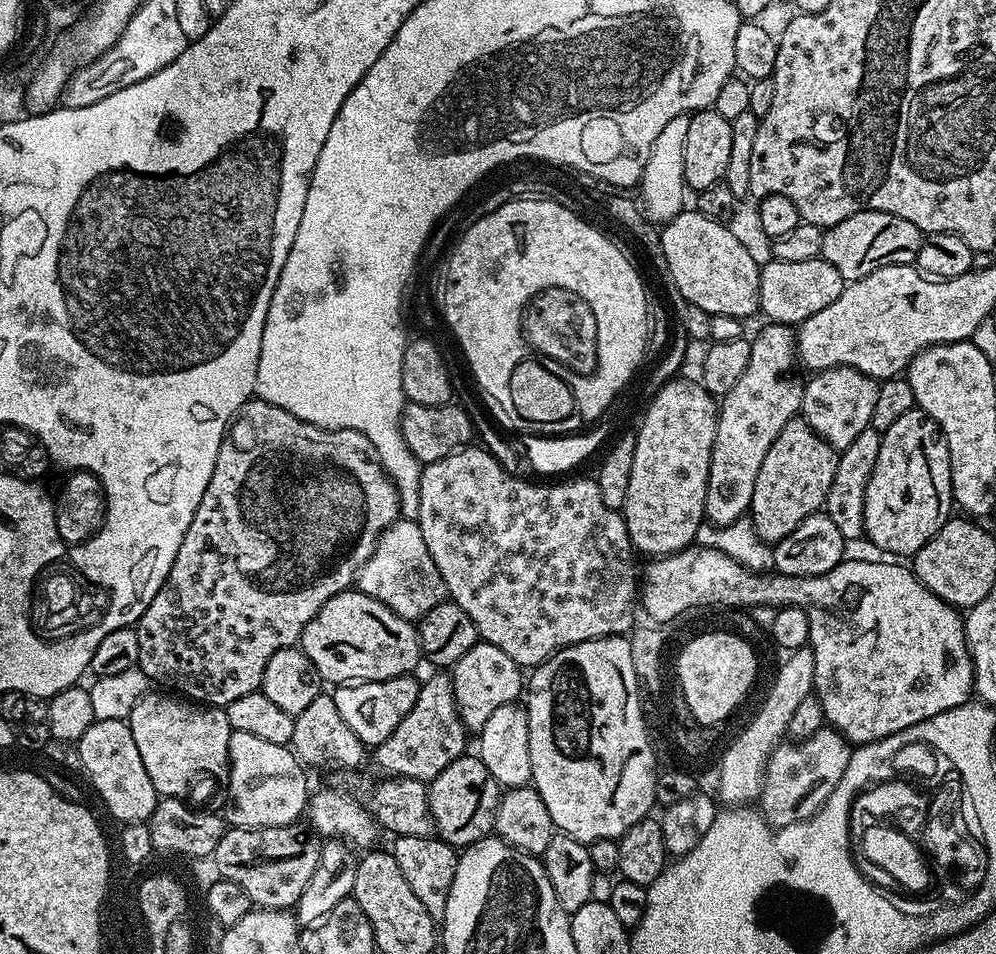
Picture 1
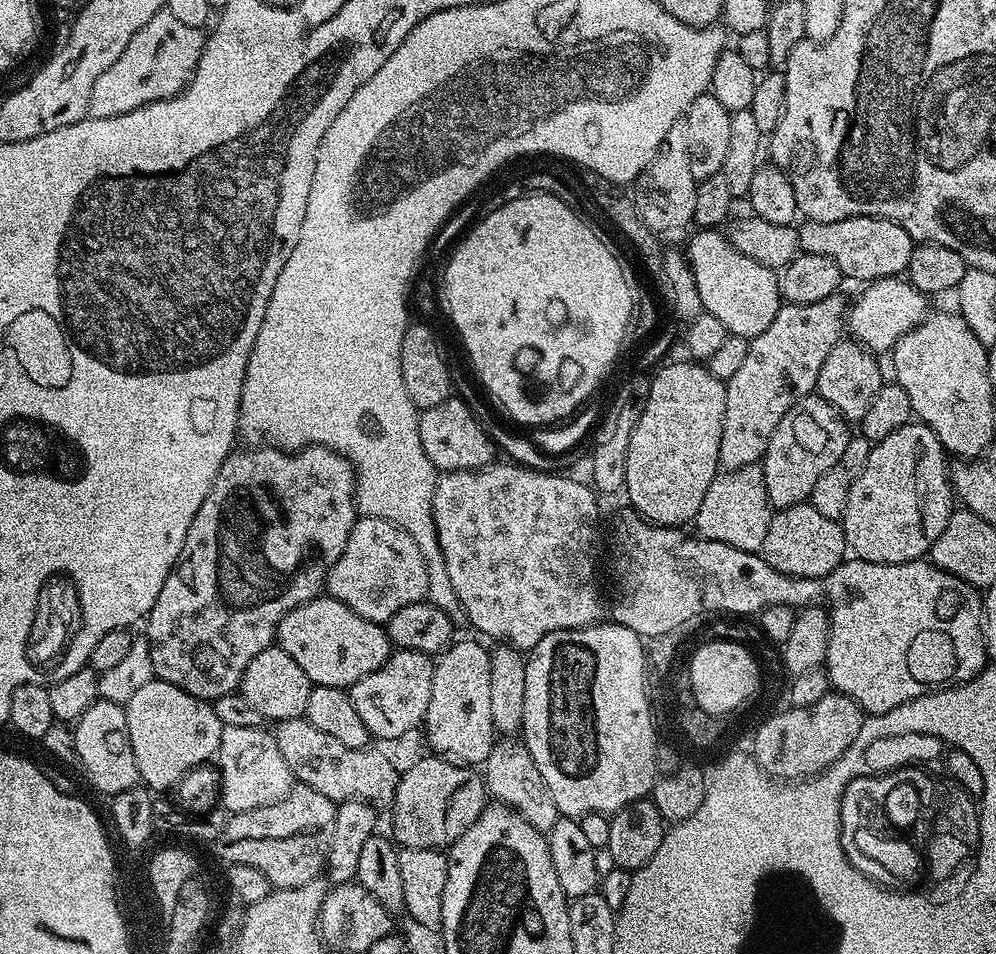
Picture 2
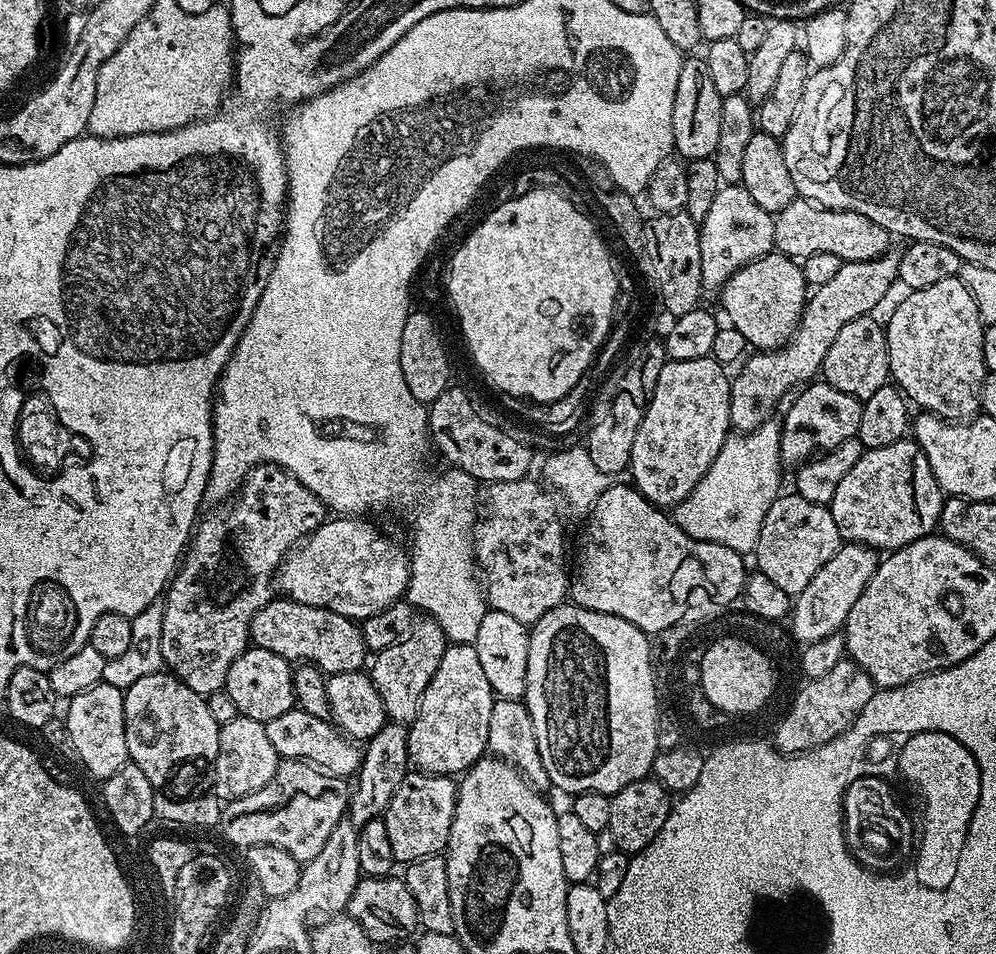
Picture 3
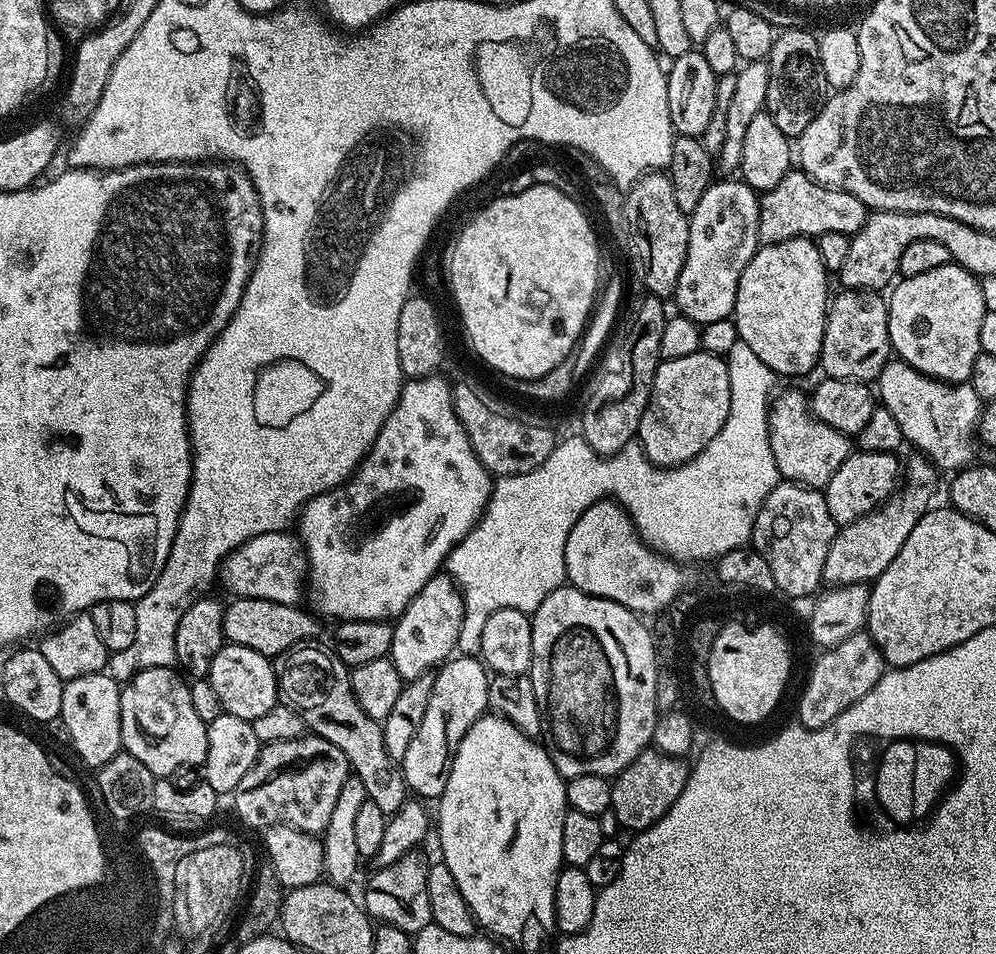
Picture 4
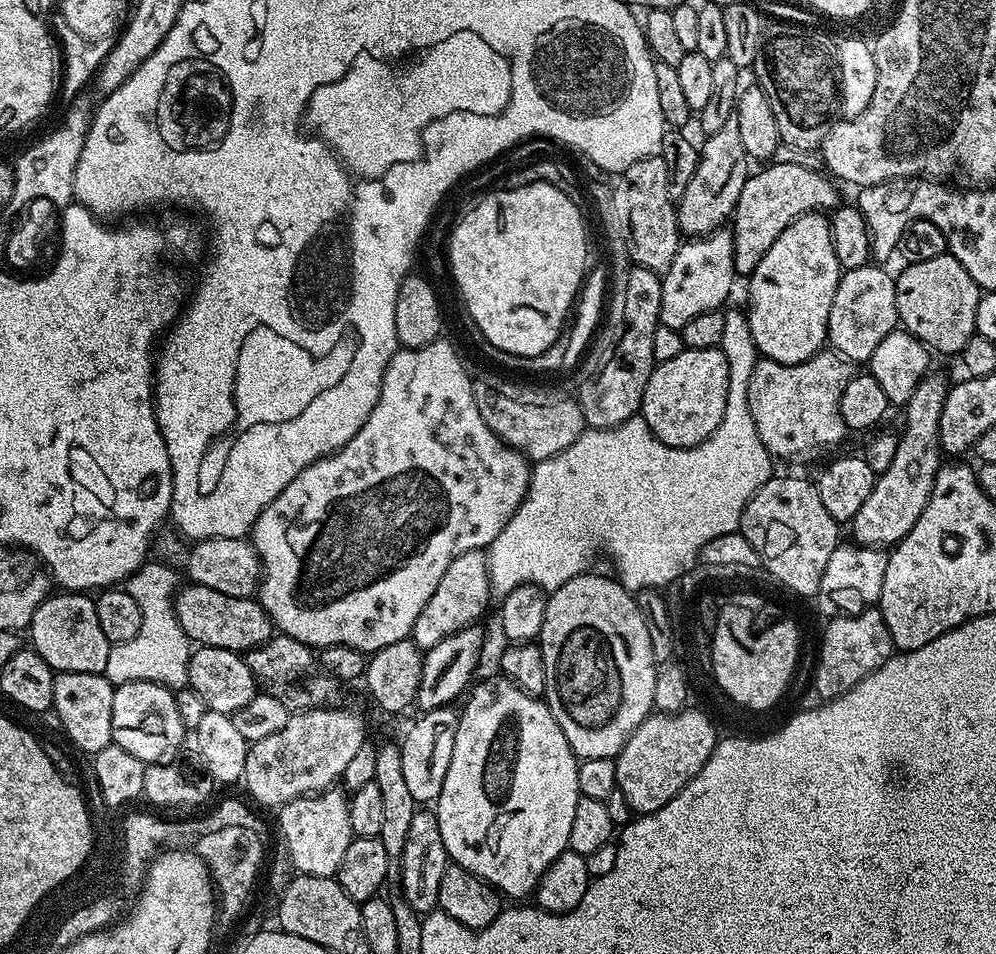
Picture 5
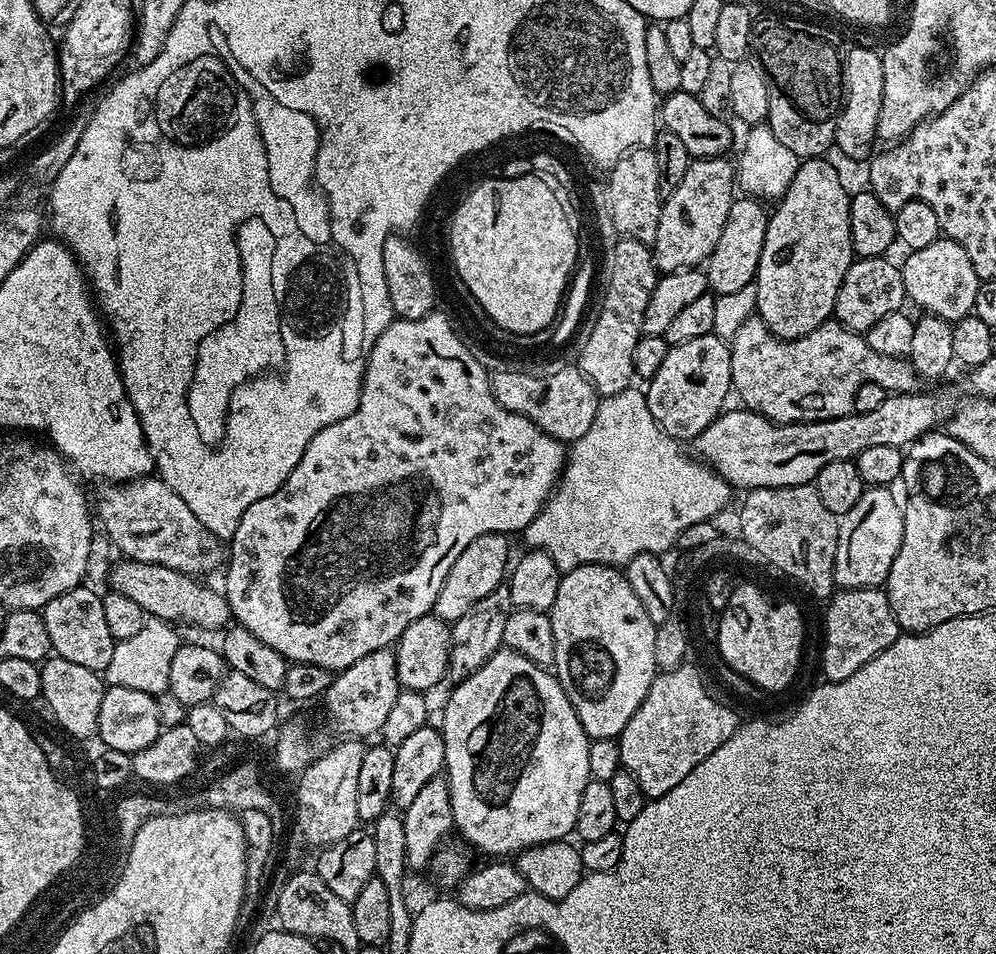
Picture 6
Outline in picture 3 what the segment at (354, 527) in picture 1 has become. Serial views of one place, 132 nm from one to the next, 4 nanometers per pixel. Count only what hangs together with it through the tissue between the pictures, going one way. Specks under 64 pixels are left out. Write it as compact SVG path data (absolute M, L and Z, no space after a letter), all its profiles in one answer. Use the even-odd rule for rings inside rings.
M258 464L255 468L250 469L248 475L244 478L243 484L240 485L240 491L235 497L234 503L236 505L229 512L224 509L224 506L217 507L220 508L217 512L210 513L208 517L205 515L197 523L194 535L191 537L182 557L182 563L177 567L162 598L164 605L164 614L162 616L162 658L164 659L164 668L171 675L177 676L183 684L190 686L190 690L194 690L194 694L205 698L223 689L230 666L234 666L237 658L250 647L250 626L254 622L254 614L258 614L258 610L262 610L262 606L266 606L274 599L274 577L277 568L284 561L284 557L297 544L307 540L309 534L316 531L316 528L324 523L326 519L324 503L310 490L306 490L306 486L302 486L302 482L298 482L298 478L294 478L285 468L280 468L277 464Z

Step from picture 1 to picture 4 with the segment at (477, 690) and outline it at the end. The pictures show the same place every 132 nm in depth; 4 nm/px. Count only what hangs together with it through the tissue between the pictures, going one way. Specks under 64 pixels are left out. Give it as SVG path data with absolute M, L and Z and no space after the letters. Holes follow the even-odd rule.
M463 654L445 660L435 673L426 714L422 714L422 722L414 739L410 741L410 747L398 761L409 793L420 798L438 798L444 793L446 782L450 778L450 766L454 766L454 754L458 754L462 738L466 738L470 726L474 726L474 722L478 722L478 718L489 711L489 679L489 669L476 656Z

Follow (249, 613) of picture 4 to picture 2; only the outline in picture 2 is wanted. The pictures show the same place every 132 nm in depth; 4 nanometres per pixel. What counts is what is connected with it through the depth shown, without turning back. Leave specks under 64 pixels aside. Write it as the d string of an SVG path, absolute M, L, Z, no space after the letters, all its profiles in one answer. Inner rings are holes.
M327 594L290 610L278 626L275 643L306 670L306 678L310 678L313 685L345 690L366 678L366 674L381 668L394 651L387 631L381 625L354 614L350 606Z

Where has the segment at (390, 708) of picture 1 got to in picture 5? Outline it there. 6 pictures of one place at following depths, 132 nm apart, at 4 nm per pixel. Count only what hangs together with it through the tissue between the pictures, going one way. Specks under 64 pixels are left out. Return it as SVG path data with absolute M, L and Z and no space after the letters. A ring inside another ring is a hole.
M479 548L470 550L466 554L458 554L450 566L446 566L446 574L442 574L442 582L438 582L438 590L430 594L430 602L418 614L412 627L411 641L421 650L438 646L442 638L450 638L463 628L473 627L476 620L488 608L488 600L492 596L492 583L488 573L488 557Z

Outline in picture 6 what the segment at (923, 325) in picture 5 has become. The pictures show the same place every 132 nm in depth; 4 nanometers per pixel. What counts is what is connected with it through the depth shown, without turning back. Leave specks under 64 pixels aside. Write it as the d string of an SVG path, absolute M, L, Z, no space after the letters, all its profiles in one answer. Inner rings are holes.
M941 238L930 242L923 250L914 250L905 255L900 273L904 279L904 294L929 316L937 316L955 322L973 315L974 298L978 295L980 275L970 266L970 254L958 246L958 242Z

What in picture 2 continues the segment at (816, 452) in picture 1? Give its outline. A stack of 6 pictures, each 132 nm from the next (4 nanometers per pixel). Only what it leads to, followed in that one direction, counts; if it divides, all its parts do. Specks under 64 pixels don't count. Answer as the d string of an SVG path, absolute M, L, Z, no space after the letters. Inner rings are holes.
M819 394L804 396L787 411L786 418L782 418L782 422L778 422L762 461L766 478L766 494L773 509L779 510L795 504L803 504L811 497L814 482L818 482L818 478L822 478L822 474L826 474L826 470L830 470L830 466L834 466L834 462L838 462L838 458L842 458L842 450L846 450L850 439L848 428L850 428L850 424L844 419L844 415Z

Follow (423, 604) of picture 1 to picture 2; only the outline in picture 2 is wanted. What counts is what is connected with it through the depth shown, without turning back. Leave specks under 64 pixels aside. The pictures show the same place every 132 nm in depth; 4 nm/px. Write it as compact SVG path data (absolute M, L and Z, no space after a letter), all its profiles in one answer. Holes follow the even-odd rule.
M360 516L350 530L350 538L346 550L342 550L342 558L338 558L338 562L334 562L334 566L330 570L326 581L326 592L338 602L350 606L350 610L354 610L354 614L384 626L387 625L390 618L394 618L394 614L398 614L398 610L402 610L402 606L410 606L427 597L428 567L422 558L422 550L418 550L418 546L414 546L414 538L410 538L410 534L406 534L406 530L402 530L382 518Z

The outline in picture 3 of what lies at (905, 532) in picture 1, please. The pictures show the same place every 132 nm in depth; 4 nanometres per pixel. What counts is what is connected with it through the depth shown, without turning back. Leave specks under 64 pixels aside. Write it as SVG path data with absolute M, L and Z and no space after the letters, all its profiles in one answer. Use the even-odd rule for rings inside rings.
M912 438L864 451L862 458L858 458L858 462L854 462L854 466L850 466L850 471L842 477L842 482L838 482L838 490L834 490L830 505L834 526L838 526L841 541L864 544L877 550L895 550L912 544L923 536L933 535L937 531L946 496L929 468L930 462L926 462L926 454L922 454Z

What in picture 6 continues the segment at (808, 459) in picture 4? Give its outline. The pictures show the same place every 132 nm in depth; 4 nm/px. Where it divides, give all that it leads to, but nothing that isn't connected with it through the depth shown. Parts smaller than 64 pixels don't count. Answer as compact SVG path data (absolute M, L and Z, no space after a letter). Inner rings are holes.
M759 315L753 316L746 322L742 322L742 326L738 328L738 334L734 334L734 338L730 342L732 357L730 358L730 366L732 367L732 386L735 395L740 395L739 403L747 408L750 412L762 414L768 420L772 420L775 424L805 424L806 422L814 422L815 420L836 420L840 416L847 416L851 413L855 406L855 395L862 386L867 383L878 383L885 388L888 394L901 392L915 392L918 388L918 377L915 369L907 359L899 356L883 356L877 350L870 348L870 343L859 332L851 332L850 329L844 327L843 324L829 322L818 326L814 330L810 330L810 334L806 334L797 340L782 340L779 336L775 336L773 332L766 326L766 322L762 322Z

